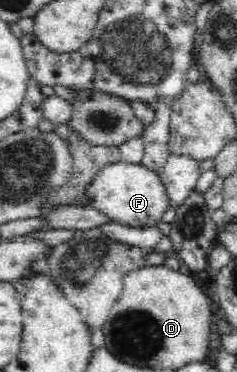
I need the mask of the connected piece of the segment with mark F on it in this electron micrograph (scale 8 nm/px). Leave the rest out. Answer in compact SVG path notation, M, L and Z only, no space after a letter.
M122 160L102 168L88 185L86 198L88 207L106 214L114 223L136 228L161 222L161 217L170 207L160 174L146 168L142 163L130 164Z

